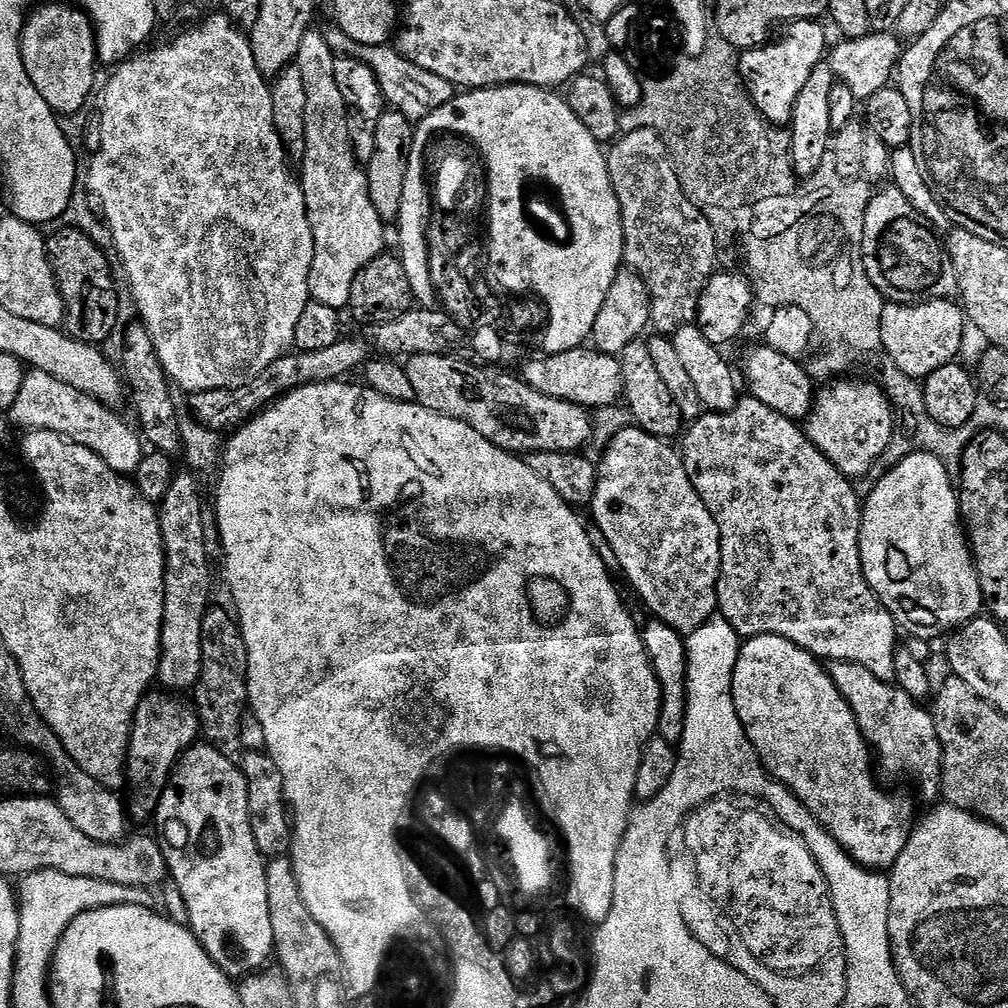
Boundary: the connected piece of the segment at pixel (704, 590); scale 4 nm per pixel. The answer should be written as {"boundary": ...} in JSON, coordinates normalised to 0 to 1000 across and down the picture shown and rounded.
{"boundary":[[[624,423],[619,425],[607,438],[603,440],[603,445],[599,448],[599,457],[594,457],[593,467],[591,469],[591,489],[585,501],[585,507],[589,515],[590,523],[597,526],[597,530],[601,530],[601,538],[605,538],[609,550],[613,550],[613,558],[615,559],[615,567],[617,571],[627,578],[629,586],[635,590],[635,595],[648,608],[650,614],[659,616],[666,623],[670,623],[676,629],[686,629],[691,625],[697,624],[697,619],[705,613],[706,609],[711,606],[710,598],[710,578],[713,575],[714,567],[714,523],[704,510],[704,506],[700,504],[699,498],[688,486],[688,482],[685,478],[685,474],[679,465],[679,457],[676,449],[666,444],[666,439],[660,438],[656,434],[647,433],[644,429],[638,429],[636,425]]]}

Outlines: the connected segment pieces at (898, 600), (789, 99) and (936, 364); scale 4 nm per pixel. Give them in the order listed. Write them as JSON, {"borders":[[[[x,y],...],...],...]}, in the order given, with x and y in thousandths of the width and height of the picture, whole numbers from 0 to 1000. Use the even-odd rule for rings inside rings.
{"borders":[[[[908,446],[900,449],[902,452],[898,456],[893,456],[873,477],[869,480],[869,485],[862,490],[861,496],[856,497],[853,517],[853,560],[856,562],[857,572],[865,587],[873,595],[873,598],[884,607],[890,620],[897,623],[902,628],[902,632],[928,636],[928,631],[933,631],[936,627],[943,628],[960,618],[961,615],[969,614],[974,607],[974,592],[972,590],[972,574],[968,568],[968,562],[964,554],[961,541],[958,539],[958,528],[954,523],[954,513],[952,510],[953,497],[948,496],[948,488],[944,485],[945,469],[940,467],[940,463],[934,458],[930,452],[922,448],[910,448]]],[[[787,20],[781,25],[782,37],[779,40],[741,49],[733,57],[734,78],[763,124],[785,124],[788,105],[792,101],[792,93],[796,93],[796,85],[800,85],[804,73],[810,71],[823,48],[815,25],[813,20]]],[[[924,296],[918,297],[915,302],[906,302],[904,304],[900,302],[886,302],[884,300],[878,301],[875,312],[873,313],[873,326],[875,327],[875,335],[873,340],[875,342],[875,349],[878,349],[885,358],[883,358],[884,364],[895,367],[895,371],[905,374],[907,377],[916,378],[918,374],[927,371],[933,364],[937,364],[939,361],[945,360],[949,356],[952,344],[956,341],[956,321],[958,325],[958,314],[956,313],[955,305],[951,301],[945,300],[944,298],[926,298]]]]}

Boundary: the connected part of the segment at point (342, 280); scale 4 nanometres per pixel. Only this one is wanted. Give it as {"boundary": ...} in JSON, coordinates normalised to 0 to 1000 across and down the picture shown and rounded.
{"boundary":[[[308,30],[296,46],[293,66],[300,69],[300,82],[304,85],[304,137],[302,154],[296,163],[296,178],[308,216],[309,231],[312,232],[312,260],[308,264],[308,294],[313,301],[331,307],[347,303],[347,292],[355,272],[367,260],[371,260],[382,249],[381,227],[383,222],[377,218],[375,208],[367,196],[365,173],[362,164],[353,157],[349,148],[349,138],[345,128],[345,107],[341,103],[341,87],[335,85],[331,77],[331,65],[335,59],[325,45],[320,31]]]}

